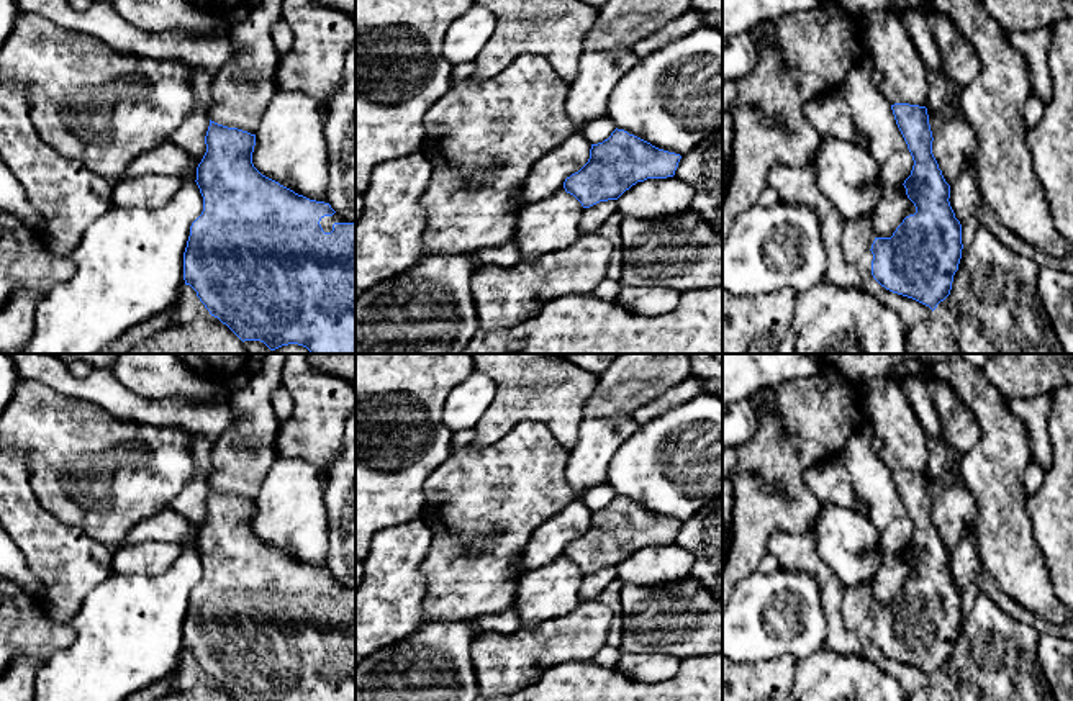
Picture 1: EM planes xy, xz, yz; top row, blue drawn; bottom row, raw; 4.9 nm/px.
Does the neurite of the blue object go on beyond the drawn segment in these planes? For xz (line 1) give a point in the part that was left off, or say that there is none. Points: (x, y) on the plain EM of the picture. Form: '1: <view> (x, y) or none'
1: none

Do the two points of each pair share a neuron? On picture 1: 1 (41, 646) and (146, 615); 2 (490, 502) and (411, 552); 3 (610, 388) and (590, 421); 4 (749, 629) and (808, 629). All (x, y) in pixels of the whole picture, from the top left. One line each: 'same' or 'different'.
1: different
2: different
3: different
4: same

